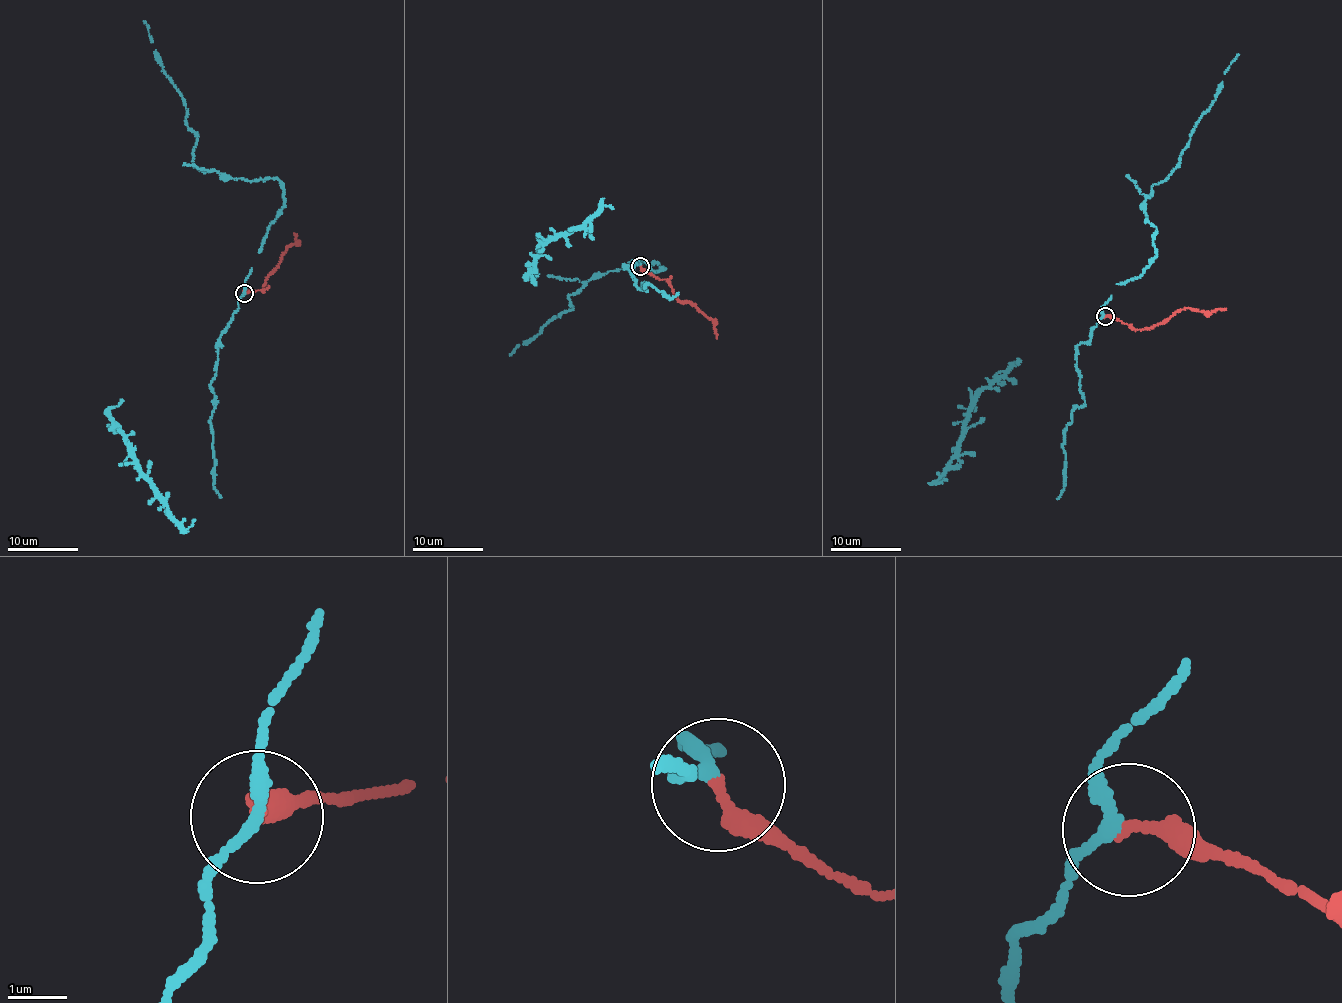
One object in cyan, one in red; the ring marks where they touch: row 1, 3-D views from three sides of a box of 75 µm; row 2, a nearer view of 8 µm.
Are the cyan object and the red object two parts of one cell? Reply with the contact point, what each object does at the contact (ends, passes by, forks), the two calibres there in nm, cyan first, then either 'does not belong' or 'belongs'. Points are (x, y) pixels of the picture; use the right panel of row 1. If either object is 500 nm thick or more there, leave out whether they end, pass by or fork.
(1105, 316) | cyan passes by | red ends | 180/300 nm | does not belong

